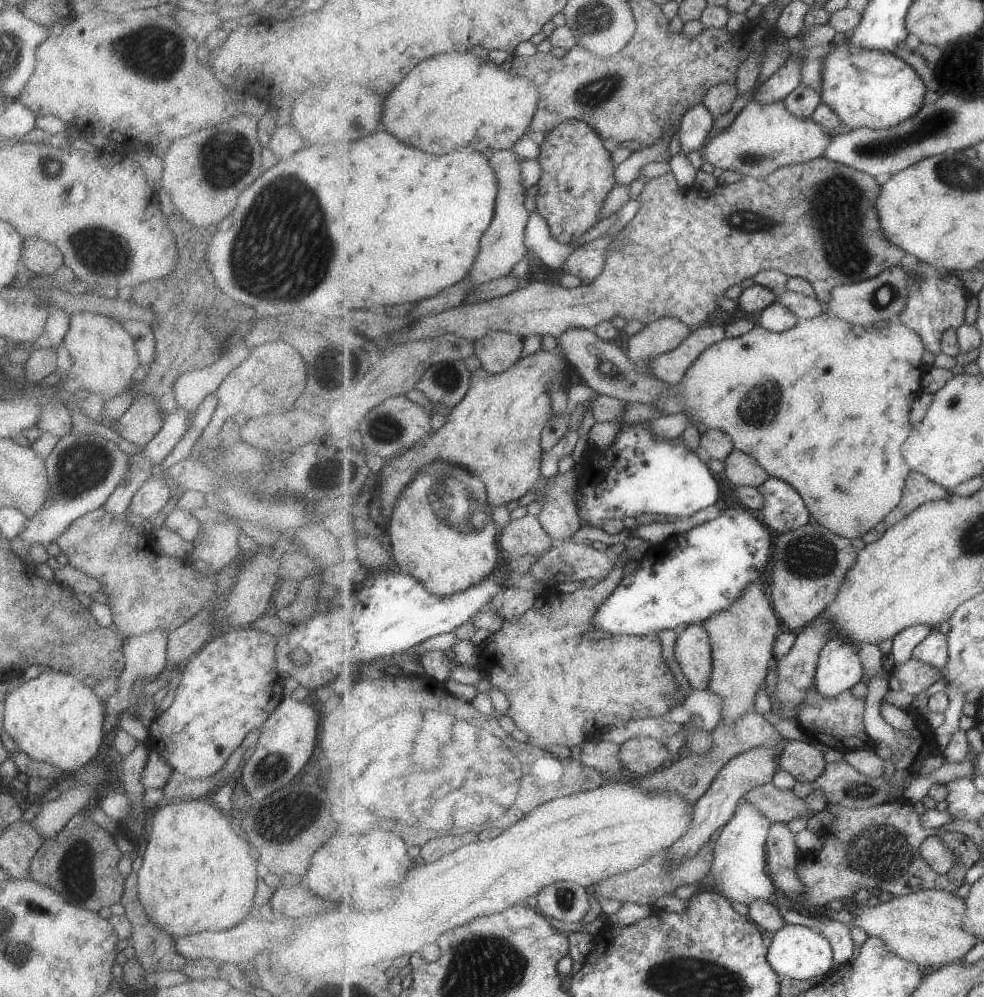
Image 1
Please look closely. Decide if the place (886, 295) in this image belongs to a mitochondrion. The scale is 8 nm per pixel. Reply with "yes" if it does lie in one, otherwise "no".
yes

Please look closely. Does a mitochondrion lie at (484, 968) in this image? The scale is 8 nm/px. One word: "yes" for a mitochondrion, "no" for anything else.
yes

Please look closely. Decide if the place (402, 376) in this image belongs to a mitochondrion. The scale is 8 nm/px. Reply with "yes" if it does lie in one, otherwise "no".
no

